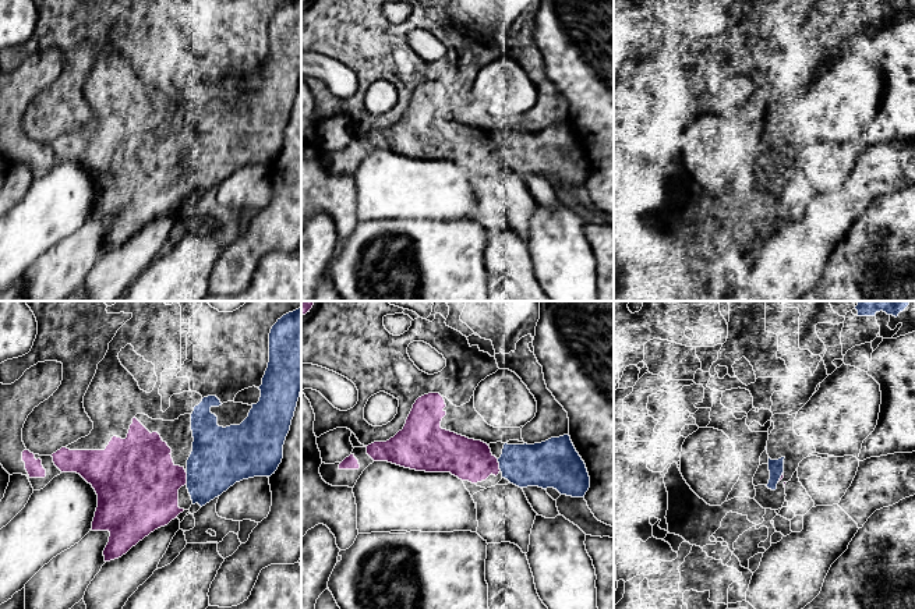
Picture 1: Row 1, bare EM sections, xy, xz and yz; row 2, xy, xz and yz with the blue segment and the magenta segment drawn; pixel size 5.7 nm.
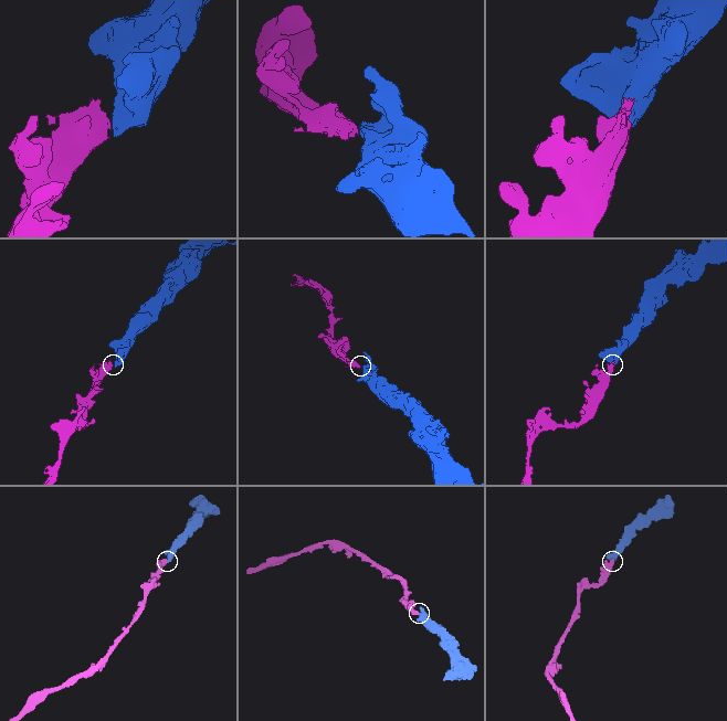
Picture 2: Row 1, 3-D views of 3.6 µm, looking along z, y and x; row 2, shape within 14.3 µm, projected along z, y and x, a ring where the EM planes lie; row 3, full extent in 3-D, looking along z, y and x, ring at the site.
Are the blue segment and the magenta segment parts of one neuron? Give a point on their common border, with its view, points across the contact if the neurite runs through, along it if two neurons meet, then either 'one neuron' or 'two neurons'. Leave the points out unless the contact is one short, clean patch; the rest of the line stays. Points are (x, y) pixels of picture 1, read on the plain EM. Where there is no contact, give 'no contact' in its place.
xy (187, 166) | one neuron

